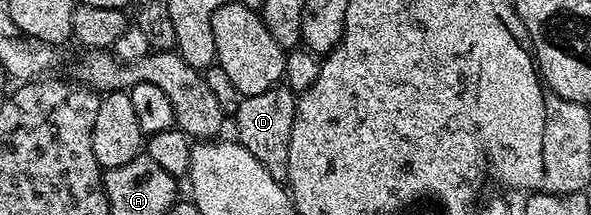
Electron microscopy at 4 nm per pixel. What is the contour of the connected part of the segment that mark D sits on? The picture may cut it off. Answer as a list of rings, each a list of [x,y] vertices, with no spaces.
[[[281,84],[262,92],[258,96],[249,98],[241,97],[240,106],[237,108],[234,121],[236,121],[236,134],[240,145],[274,176],[274,180],[283,183],[288,176],[288,161],[290,160],[290,132],[292,121],[296,115],[294,94],[287,85]]]

